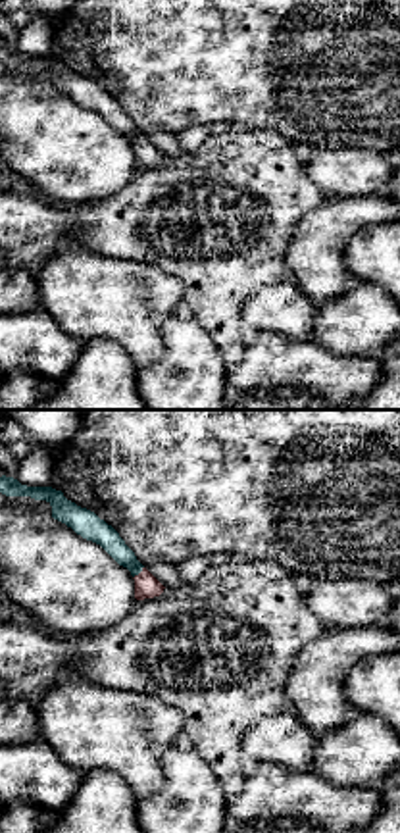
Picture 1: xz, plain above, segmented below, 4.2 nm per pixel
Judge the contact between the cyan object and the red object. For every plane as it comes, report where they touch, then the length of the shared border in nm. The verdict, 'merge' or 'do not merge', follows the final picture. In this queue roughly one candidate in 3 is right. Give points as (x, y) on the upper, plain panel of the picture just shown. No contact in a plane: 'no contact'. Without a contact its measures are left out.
meets cyan at (139, 141); contact 70 nm long

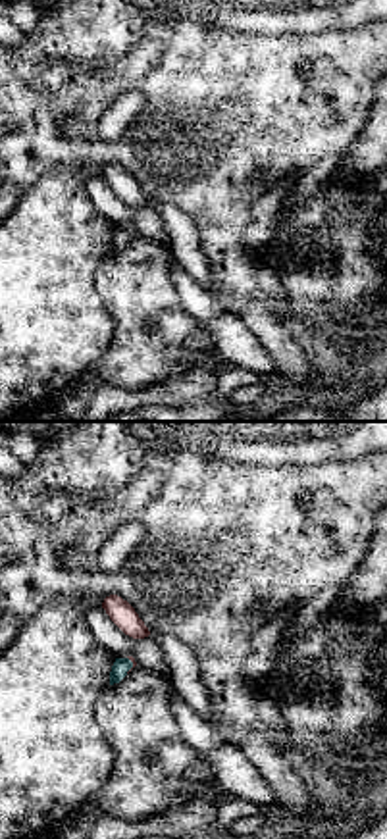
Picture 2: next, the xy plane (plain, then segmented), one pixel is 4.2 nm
meets cyan at (131, 233); contact 70 nm long

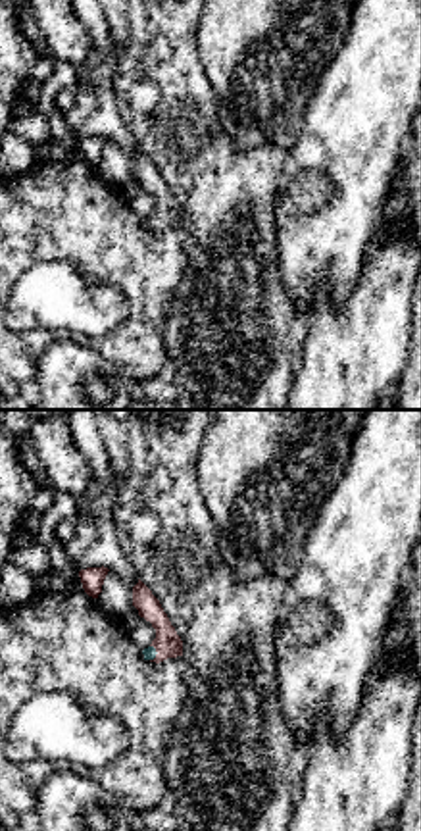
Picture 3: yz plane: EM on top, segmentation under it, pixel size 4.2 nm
meets cyan at (156, 222); contact 70 nm long

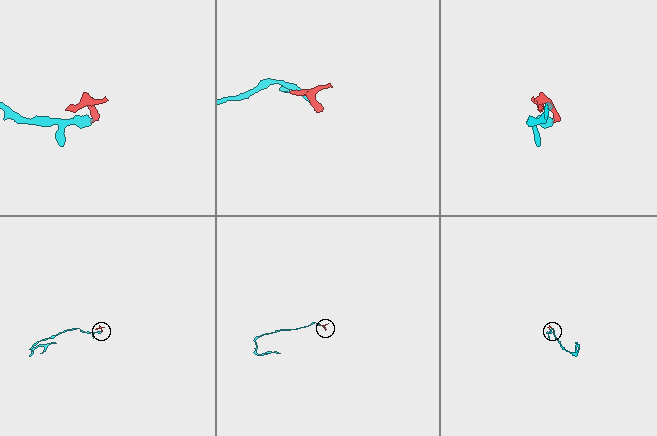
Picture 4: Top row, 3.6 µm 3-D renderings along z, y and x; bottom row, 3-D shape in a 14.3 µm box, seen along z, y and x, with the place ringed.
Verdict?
merge

